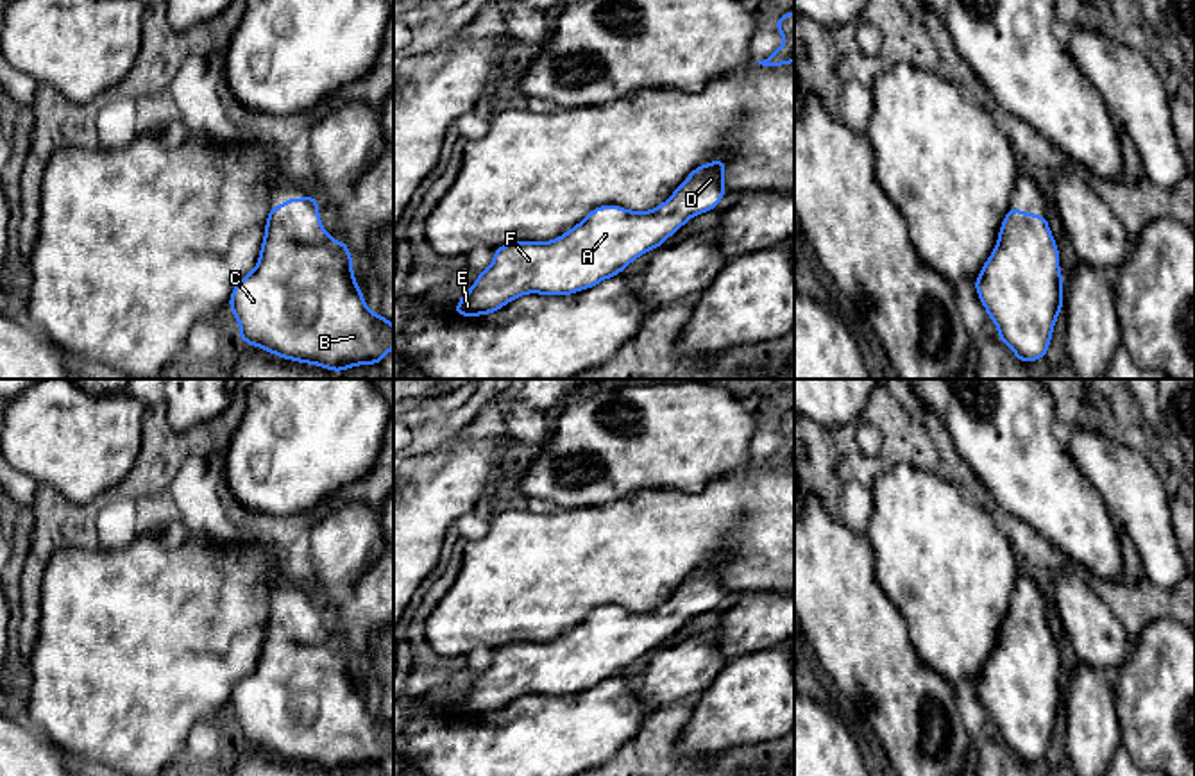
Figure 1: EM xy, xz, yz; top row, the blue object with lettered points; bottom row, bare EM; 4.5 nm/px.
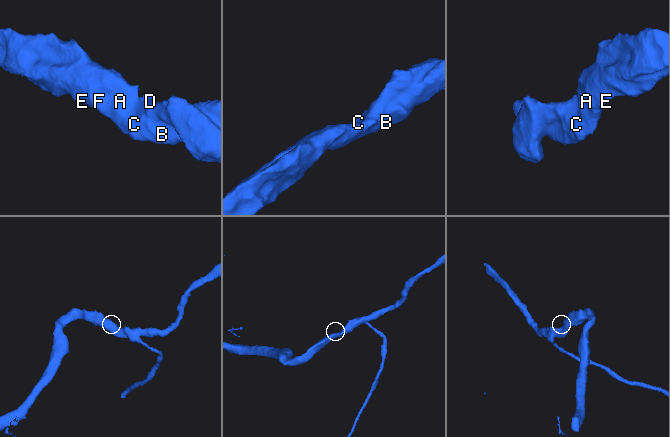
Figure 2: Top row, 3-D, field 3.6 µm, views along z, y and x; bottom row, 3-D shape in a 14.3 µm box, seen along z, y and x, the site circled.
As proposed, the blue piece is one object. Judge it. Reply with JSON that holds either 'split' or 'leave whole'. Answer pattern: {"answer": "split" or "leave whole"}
{"answer": "leave whole"}

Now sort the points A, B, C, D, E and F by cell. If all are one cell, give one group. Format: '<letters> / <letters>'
A B C D E F

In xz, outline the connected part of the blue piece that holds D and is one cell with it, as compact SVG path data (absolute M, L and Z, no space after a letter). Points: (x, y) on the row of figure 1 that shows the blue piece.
M717 159L694 168L674 193L651 211L628 211L612 204L599 206L553 241L512 241L494 249L494 261L479 272L476 283L453 311L462 316L488 315L521 295L572 295L621 274L644 252L658 249L692 216L717 207L726 191L725 166L726 159Z

